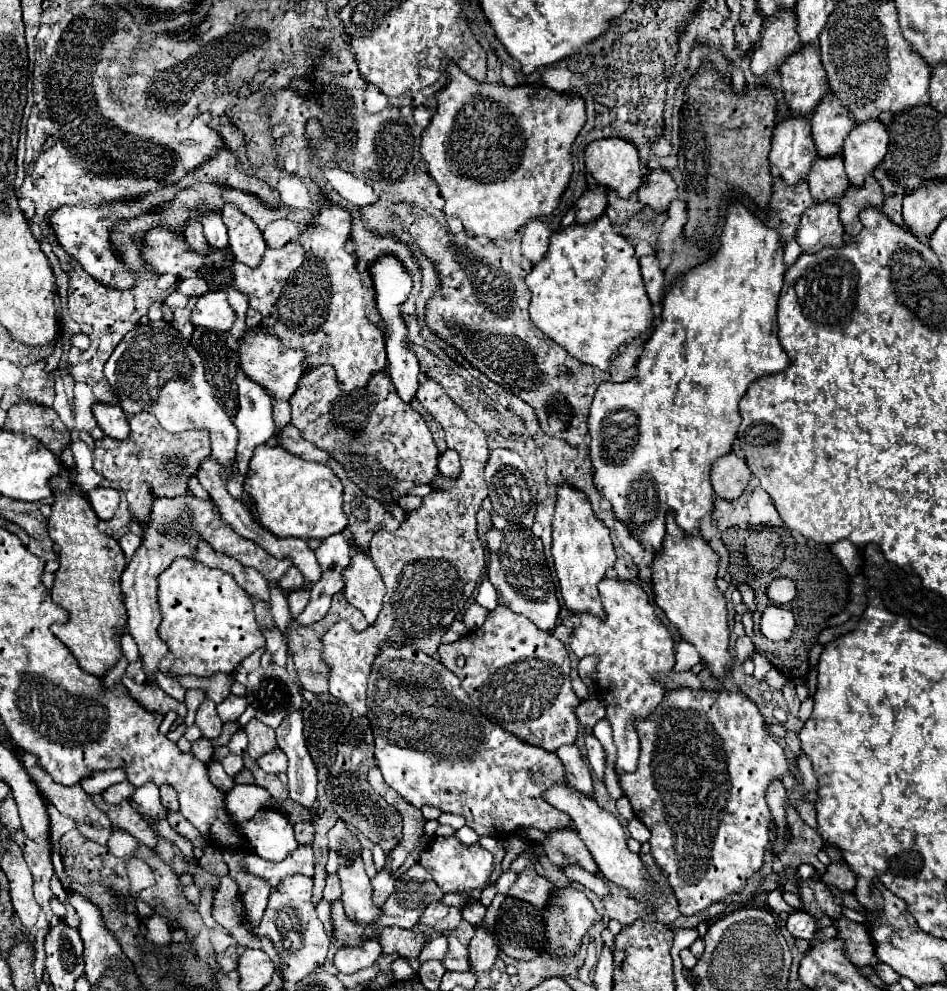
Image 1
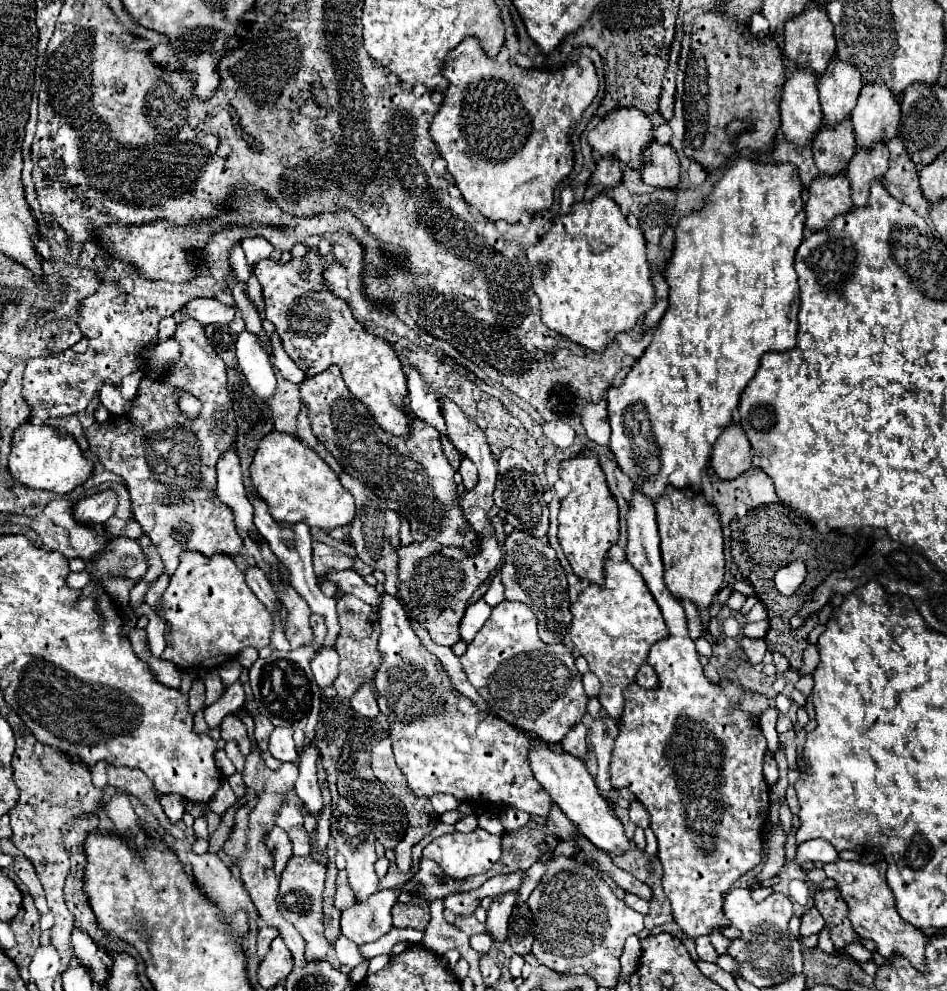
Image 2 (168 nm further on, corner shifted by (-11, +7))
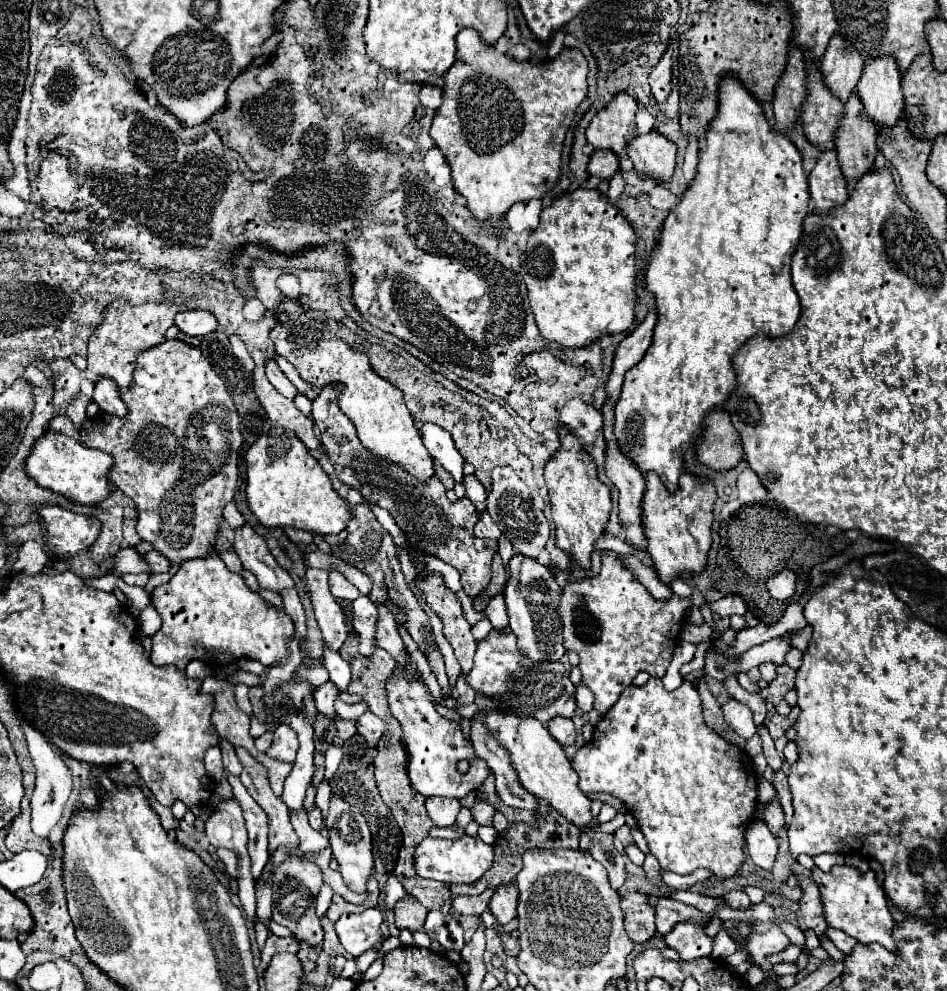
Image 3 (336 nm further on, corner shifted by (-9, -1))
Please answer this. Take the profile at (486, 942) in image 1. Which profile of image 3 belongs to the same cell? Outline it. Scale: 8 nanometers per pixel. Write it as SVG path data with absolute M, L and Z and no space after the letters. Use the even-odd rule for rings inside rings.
M500 885L490 899L490 913L500 925L506 925L510 919L516 917L516 903L518 903L516 887Z

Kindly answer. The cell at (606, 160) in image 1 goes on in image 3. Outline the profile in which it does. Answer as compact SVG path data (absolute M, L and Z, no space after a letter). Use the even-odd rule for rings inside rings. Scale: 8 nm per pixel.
M618 93L610 105L596 113L592 123L586 129L588 143L598 149L610 149L618 155L618 159L628 157L626 145L632 141L636 133L636 101L628 93Z

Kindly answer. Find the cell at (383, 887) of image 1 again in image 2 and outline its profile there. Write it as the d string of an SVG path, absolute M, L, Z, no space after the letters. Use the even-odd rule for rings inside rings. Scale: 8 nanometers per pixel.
M394 889L376 891L366 901L354 903L342 911L342 935L356 945L372 943L392 929L390 909L396 903L398 893Z

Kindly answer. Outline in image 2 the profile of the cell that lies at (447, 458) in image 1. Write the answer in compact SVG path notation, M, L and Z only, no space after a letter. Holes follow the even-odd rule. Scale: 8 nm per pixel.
M462 459L462 465L460 465L458 473L462 475L462 485L464 485L466 491L470 491L478 483L478 473L476 473L476 467L474 467L472 461Z

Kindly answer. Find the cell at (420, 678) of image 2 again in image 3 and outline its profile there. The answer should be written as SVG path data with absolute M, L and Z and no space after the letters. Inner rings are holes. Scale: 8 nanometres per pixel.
M406 651L406 661L412 665L412 679L406 677L404 669L394 669L394 673L386 681L386 695L390 703L390 711L394 719L402 725L402 745L406 749L408 761L406 761L406 771L408 779L414 787L414 791L422 793L424 797L450 797L450 799L462 799L468 793L476 791L490 775L490 767L486 761L478 759L474 753L474 745L466 735L462 733L462 727L452 721L442 717L436 711L436 703L420 679L420 671L416 669L410 653ZM466 759L470 763L468 773L458 771L458 761Z

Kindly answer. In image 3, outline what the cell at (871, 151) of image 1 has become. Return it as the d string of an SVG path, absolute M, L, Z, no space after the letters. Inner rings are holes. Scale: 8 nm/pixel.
M890 57L868 59L864 63L856 91L862 101L862 115L878 127L892 127L902 115L904 97L900 77L902 73Z

